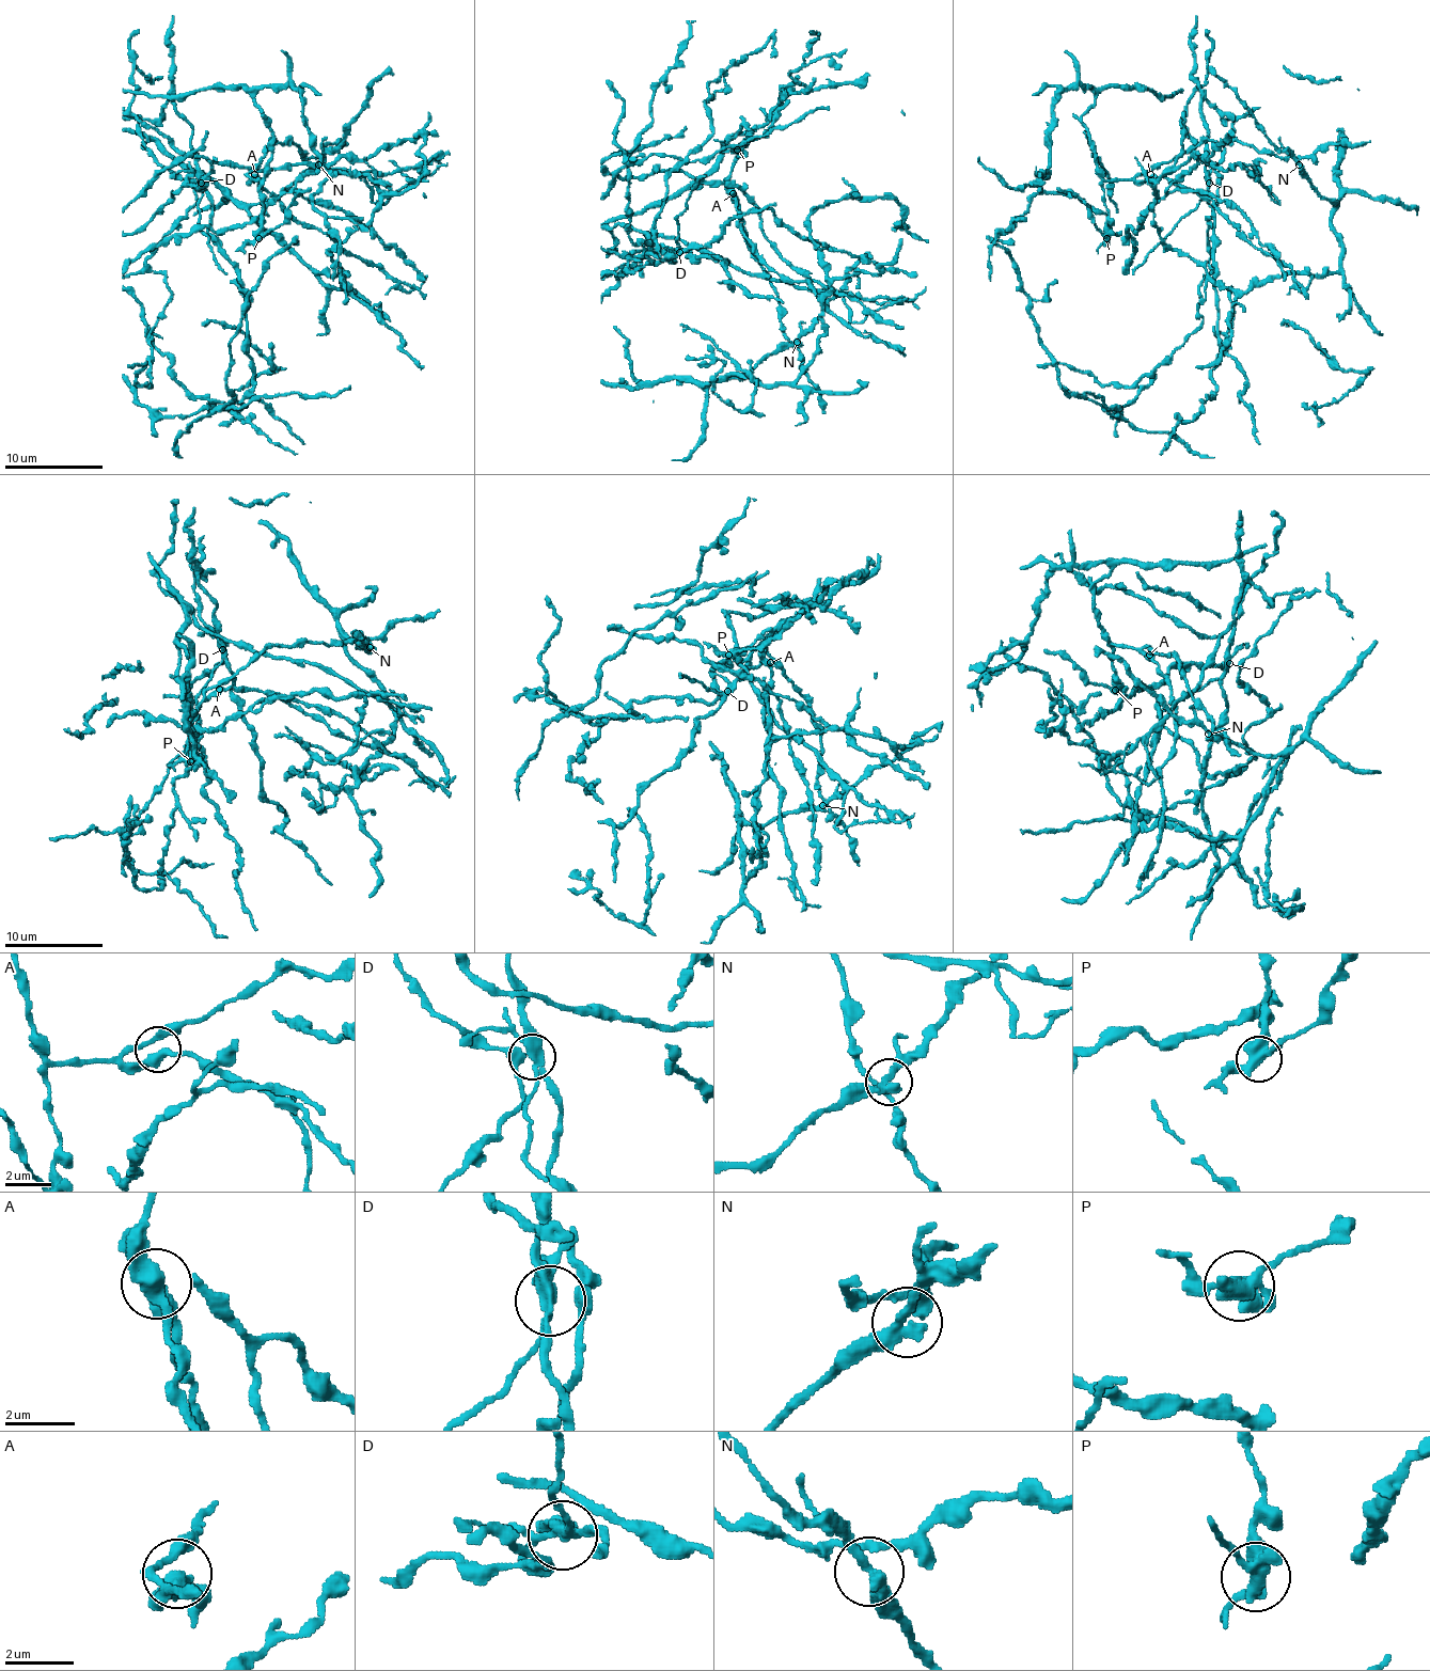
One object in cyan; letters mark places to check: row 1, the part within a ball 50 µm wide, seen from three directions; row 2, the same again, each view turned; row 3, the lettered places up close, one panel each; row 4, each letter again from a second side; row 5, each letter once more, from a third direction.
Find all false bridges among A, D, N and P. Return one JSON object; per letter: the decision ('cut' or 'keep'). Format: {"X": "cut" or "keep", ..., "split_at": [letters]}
{"A": "keep", "D": "cut", "N": "keep", "P": "cut", "split_at": ["D", "P"]}

